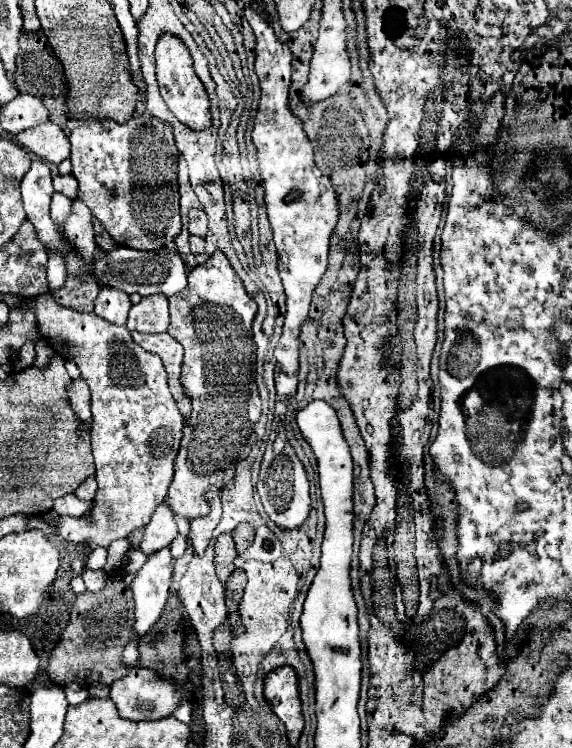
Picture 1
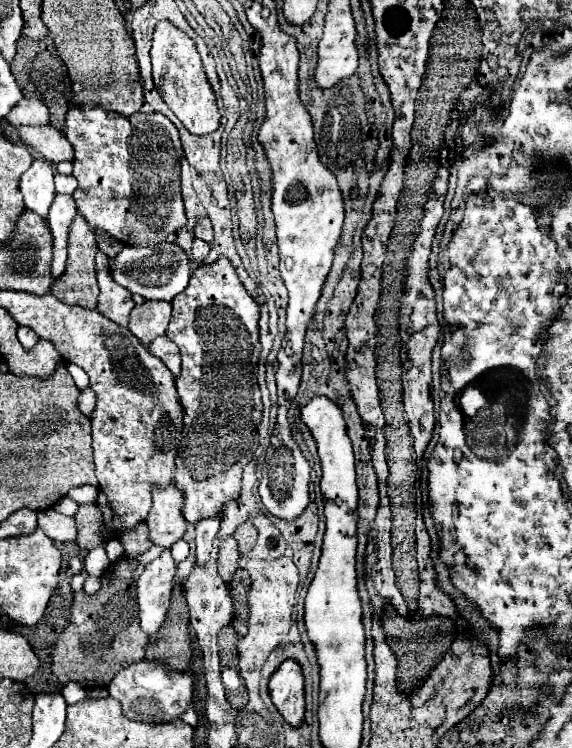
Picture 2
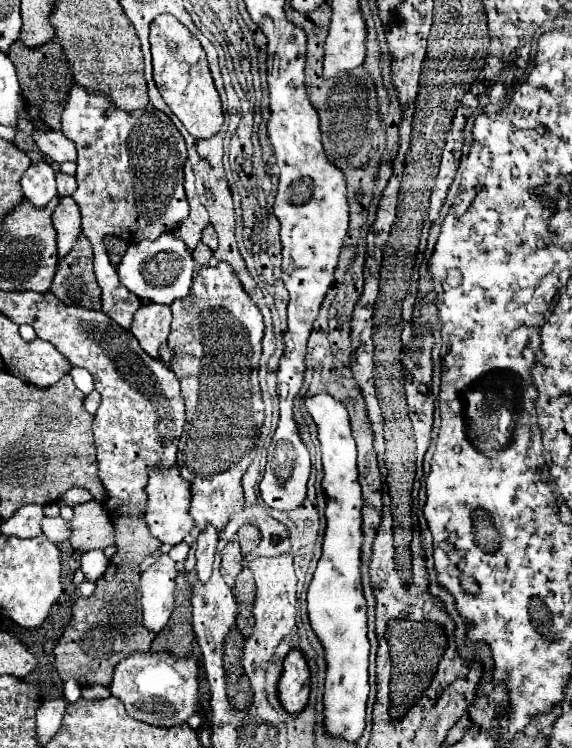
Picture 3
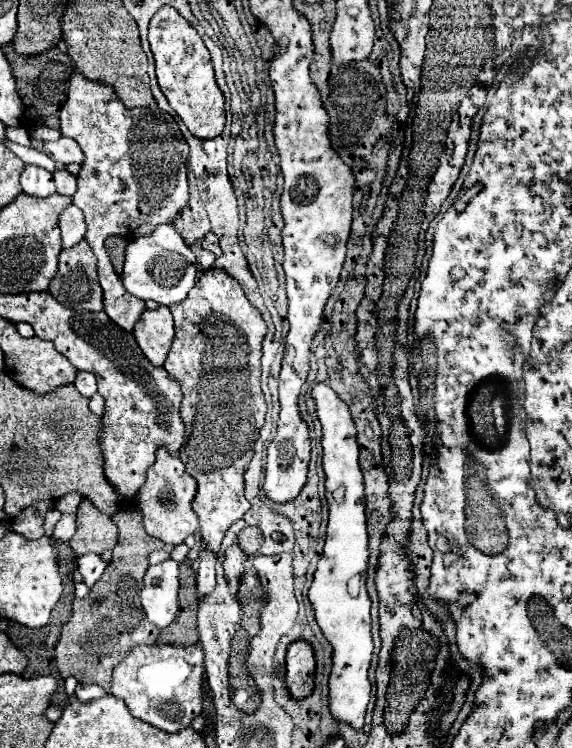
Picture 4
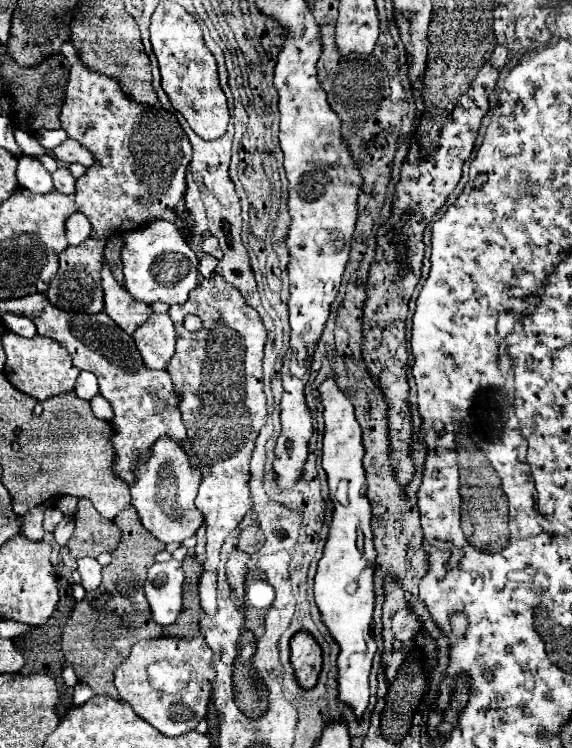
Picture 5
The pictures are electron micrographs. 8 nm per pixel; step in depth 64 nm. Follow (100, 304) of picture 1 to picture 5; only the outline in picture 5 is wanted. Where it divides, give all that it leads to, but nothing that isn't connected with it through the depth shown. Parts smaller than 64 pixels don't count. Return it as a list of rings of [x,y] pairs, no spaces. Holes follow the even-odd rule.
[[[80,60],[70,68],[70,80],[66,88],[66,100],[60,114],[62,130],[68,138],[78,140],[90,150],[100,166],[86,168],[86,174],[76,180],[76,206],[92,224],[92,238],[100,240],[110,234],[132,232],[144,228],[166,212],[174,212],[186,194],[186,166],[192,156],[192,146],[172,112],[160,112],[128,102],[128,96],[120,92],[120,86],[104,76],[90,72]],[[104,259],[102,266],[102,288],[104,288],[104,312],[128,334],[132,334],[148,316],[152,314],[150,306],[134,300],[124,286],[120,286]]]

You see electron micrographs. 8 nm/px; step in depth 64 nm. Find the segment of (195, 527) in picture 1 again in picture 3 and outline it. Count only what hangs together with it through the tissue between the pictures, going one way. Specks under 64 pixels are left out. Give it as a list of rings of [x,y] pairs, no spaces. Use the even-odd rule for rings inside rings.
[[[206,526],[196,540],[196,574],[200,580],[208,580],[212,574],[214,552],[218,546],[218,530],[214,526]]]

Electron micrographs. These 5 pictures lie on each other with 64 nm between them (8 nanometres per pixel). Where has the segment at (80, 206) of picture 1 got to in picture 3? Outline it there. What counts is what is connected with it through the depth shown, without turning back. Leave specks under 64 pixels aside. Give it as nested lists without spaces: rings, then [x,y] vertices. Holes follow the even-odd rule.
[[[84,234],[78,236],[68,256],[58,264],[50,292],[68,306],[100,310],[100,286],[92,270],[92,244]]]

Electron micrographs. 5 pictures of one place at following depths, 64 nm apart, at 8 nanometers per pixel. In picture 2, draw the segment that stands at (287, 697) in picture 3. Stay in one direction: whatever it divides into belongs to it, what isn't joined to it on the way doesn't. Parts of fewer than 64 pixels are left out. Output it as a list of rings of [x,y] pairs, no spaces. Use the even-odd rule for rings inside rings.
[[[286,660],[280,668],[270,676],[268,682],[270,700],[282,718],[298,728],[304,722],[304,676],[300,664],[294,660]]]

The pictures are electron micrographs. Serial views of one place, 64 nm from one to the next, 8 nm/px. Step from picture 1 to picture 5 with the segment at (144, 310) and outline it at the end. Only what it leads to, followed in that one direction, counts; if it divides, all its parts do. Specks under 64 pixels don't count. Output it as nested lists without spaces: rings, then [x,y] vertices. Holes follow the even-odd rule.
[[[152,314],[144,324],[136,328],[132,334],[140,354],[144,356],[144,364],[152,370],[164,370],[174,352],[174,322],[168,314]]]

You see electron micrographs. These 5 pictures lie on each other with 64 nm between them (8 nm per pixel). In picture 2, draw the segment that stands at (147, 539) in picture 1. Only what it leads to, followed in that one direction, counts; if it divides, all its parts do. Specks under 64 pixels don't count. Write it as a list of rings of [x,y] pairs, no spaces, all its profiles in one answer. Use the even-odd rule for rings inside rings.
[[[174,484],[168,488],[154,488],[154,506],[146,518],[150,530],[150,542],[154,546],[170,548],[176,540],[184,536],[186,520],[180,514],[180,506],[184,502],[182,494],[176,492]]]

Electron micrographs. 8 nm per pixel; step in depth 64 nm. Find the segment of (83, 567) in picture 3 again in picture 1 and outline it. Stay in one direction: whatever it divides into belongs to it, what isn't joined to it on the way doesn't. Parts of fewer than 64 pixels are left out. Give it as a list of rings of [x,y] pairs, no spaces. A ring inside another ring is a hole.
[[[96,547],[88,556],[88,568],[92,570],[103,570],[104,564],[107,561],[107,549],[103,547]]]

